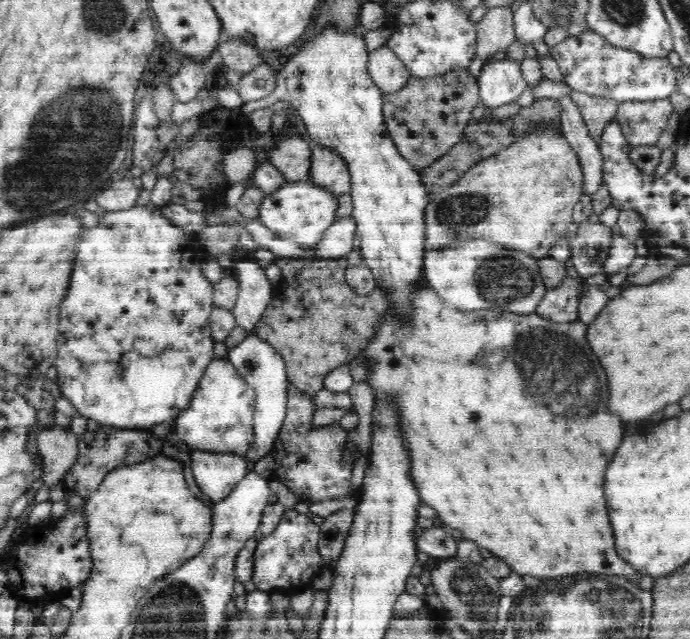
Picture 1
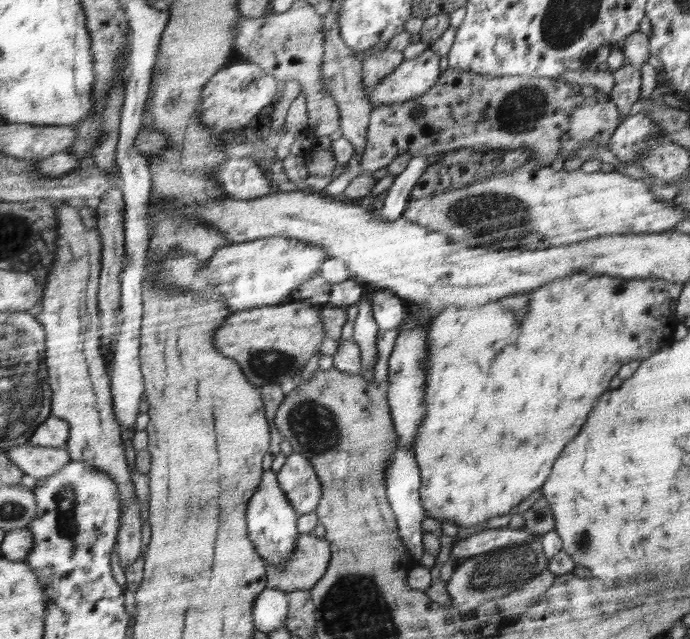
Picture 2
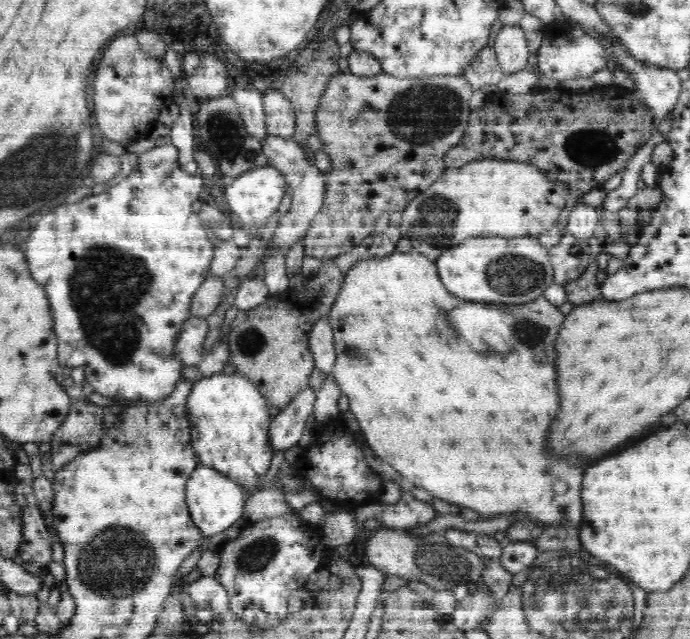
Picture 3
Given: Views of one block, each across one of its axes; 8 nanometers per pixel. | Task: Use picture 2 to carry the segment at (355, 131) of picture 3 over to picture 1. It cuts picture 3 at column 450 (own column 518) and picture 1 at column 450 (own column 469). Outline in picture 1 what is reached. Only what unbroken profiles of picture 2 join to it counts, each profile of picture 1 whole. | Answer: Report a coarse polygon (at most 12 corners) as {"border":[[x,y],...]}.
{"border":[[469,69],[383,93],[399,153],[421,172],[462,140]]}

